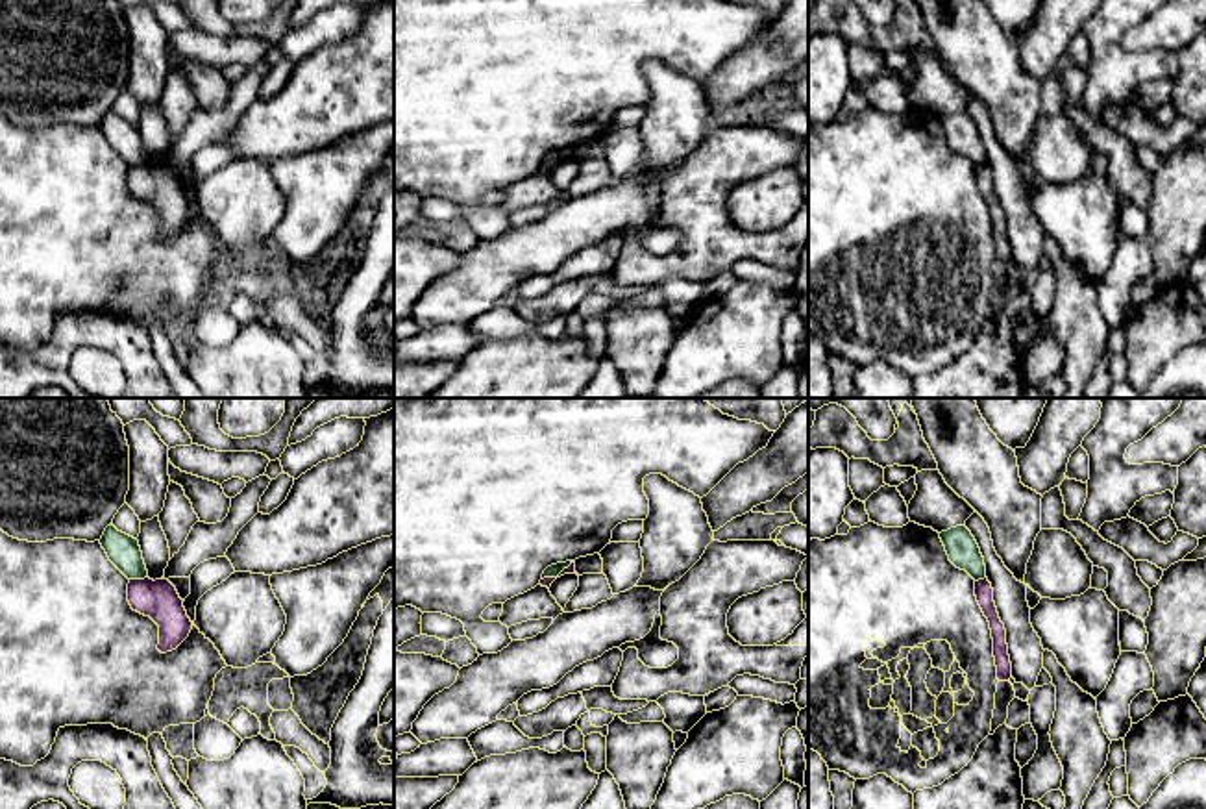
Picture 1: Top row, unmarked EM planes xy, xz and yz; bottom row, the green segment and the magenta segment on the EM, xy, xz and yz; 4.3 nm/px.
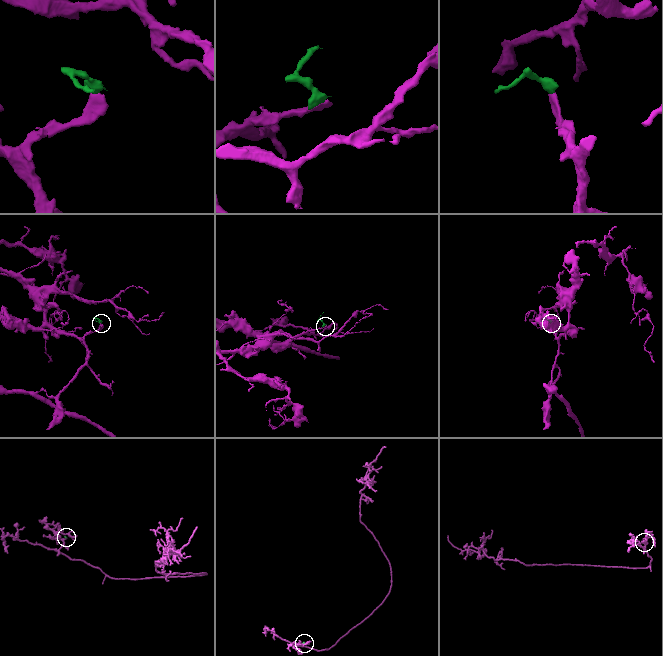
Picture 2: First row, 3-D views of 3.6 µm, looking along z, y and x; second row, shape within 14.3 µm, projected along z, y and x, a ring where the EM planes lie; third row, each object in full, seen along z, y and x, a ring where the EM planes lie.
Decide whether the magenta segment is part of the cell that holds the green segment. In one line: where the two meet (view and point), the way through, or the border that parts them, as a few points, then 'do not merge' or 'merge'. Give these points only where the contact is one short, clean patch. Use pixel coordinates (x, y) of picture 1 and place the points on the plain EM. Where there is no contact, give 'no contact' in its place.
meets green in xz at (557, 160); border along xz (572, 147), (555, 161), (542, 165); do not merge

